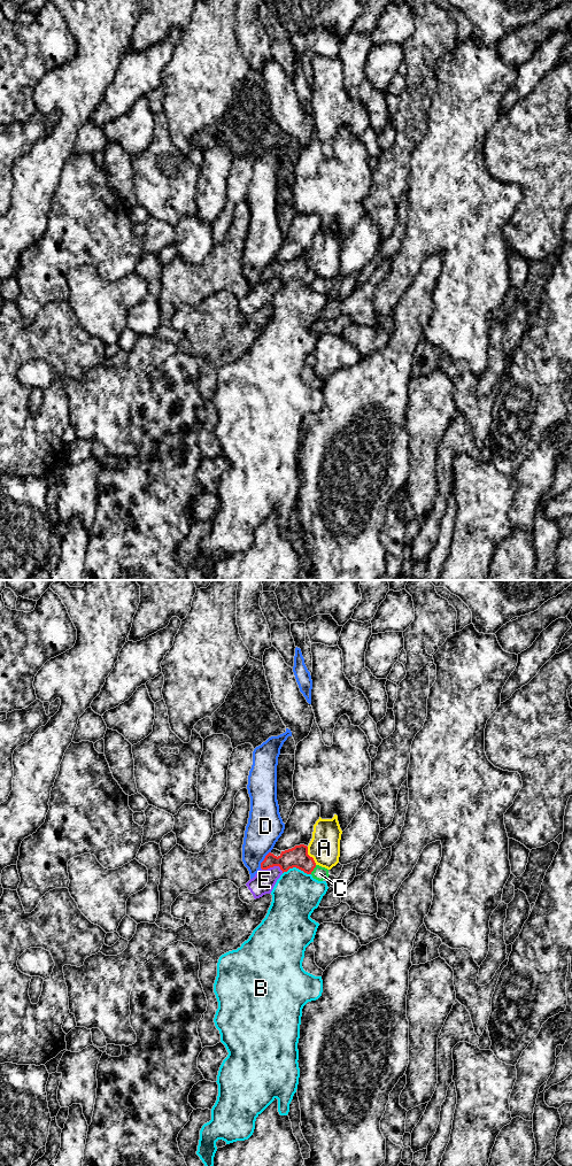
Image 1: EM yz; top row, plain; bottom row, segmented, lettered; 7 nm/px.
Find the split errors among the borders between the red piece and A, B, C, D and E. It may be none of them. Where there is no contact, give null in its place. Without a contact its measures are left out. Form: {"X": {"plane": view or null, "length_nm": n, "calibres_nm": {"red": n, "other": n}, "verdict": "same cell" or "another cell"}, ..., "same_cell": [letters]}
{"A": {"plane": "yz", "length_nm": 140, "calibres_nm": {"red": 150, "other": 220}, "verdict": "another cell"}, "B": {"plane": "yz", "length_nm": 200, "calibres_nm": {"red": 150, "other": 320}, "verdict": "another cell"}, "C": {"plane": "yz", "length_nm": 80, "calibres_nm": {"red": 150, "other": 100}, "verdict": "another cell"}, "D": {"plane": "yz", "length_nm": 140, "calibres_nm": {"red": 150, "other": 240}, "verdict": "another cell"}, "E": {"plane": "yz", "length_nm": 160, "calibres_nm": {"red": 150, "other": 160}, "verdict": "another cell"}, "same_cell": []}

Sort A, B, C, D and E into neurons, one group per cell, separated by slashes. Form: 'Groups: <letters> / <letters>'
Groups: A / B / C / D / E

